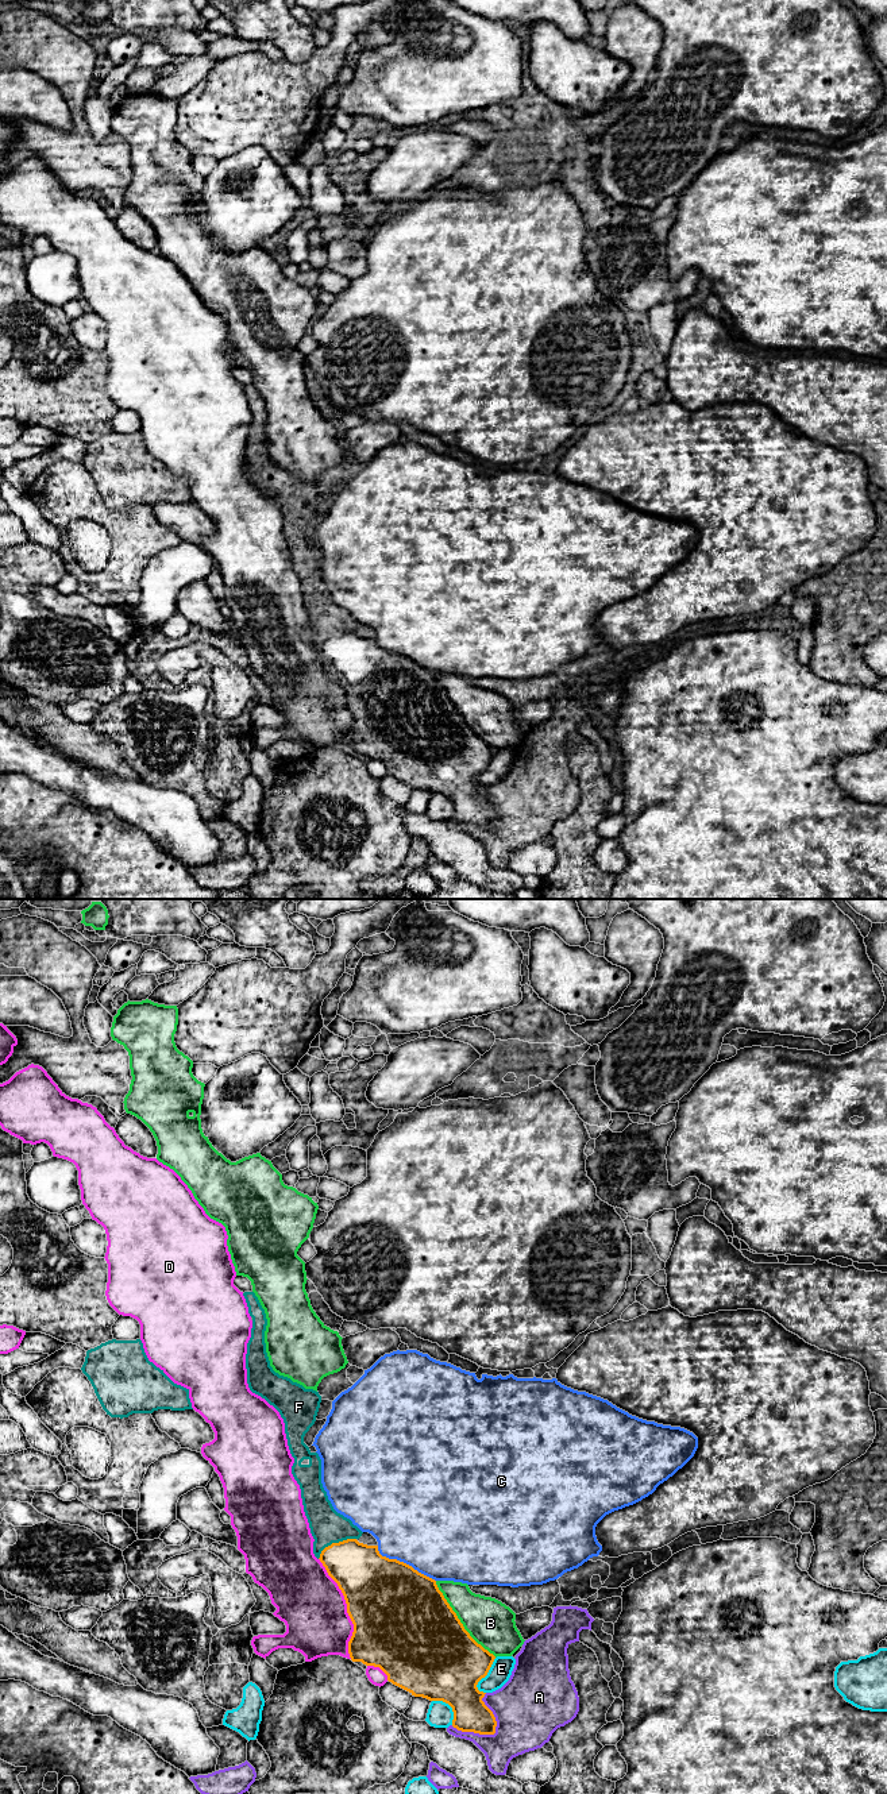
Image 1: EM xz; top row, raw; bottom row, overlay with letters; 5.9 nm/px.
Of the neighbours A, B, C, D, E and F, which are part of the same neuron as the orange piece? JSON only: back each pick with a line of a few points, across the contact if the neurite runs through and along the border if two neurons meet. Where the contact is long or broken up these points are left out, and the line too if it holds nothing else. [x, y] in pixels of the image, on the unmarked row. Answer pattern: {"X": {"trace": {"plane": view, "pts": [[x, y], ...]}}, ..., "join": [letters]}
{"F": {"trace": {"plane": "xz", "pts": [[362, 667], [338, 643], [335, 636], [335, 628], [327, 618]]}}, "join": ["F"]}

